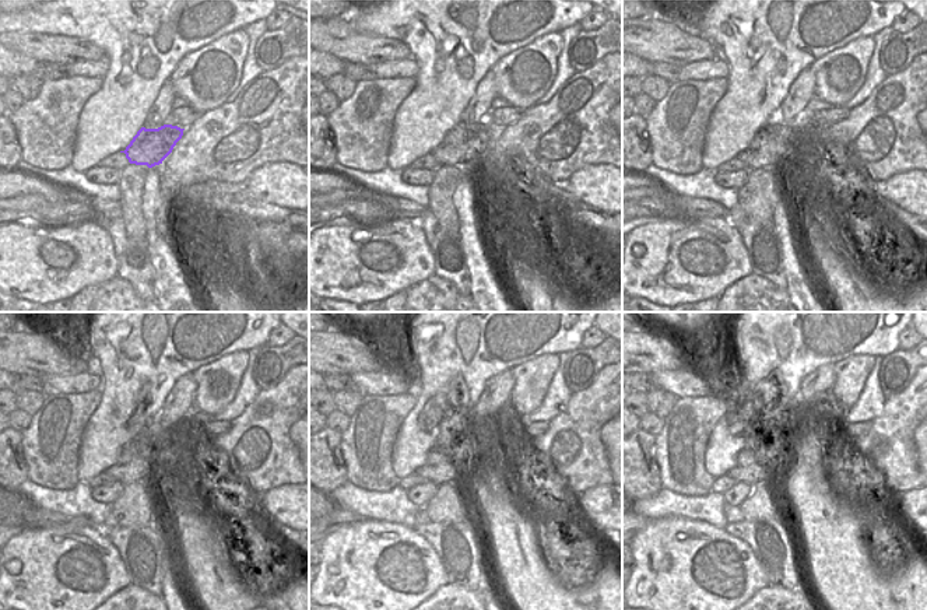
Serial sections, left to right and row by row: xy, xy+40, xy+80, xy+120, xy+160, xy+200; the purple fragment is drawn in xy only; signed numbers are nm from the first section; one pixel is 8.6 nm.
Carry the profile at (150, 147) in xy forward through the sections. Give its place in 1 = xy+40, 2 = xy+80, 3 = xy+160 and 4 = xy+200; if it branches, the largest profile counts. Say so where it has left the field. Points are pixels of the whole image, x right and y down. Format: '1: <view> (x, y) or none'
1: xy+40 (463, 144)
2: xy+80 (773, 142)
3: xy+160 (438, 467)
4: xy+200 (751, 466)

